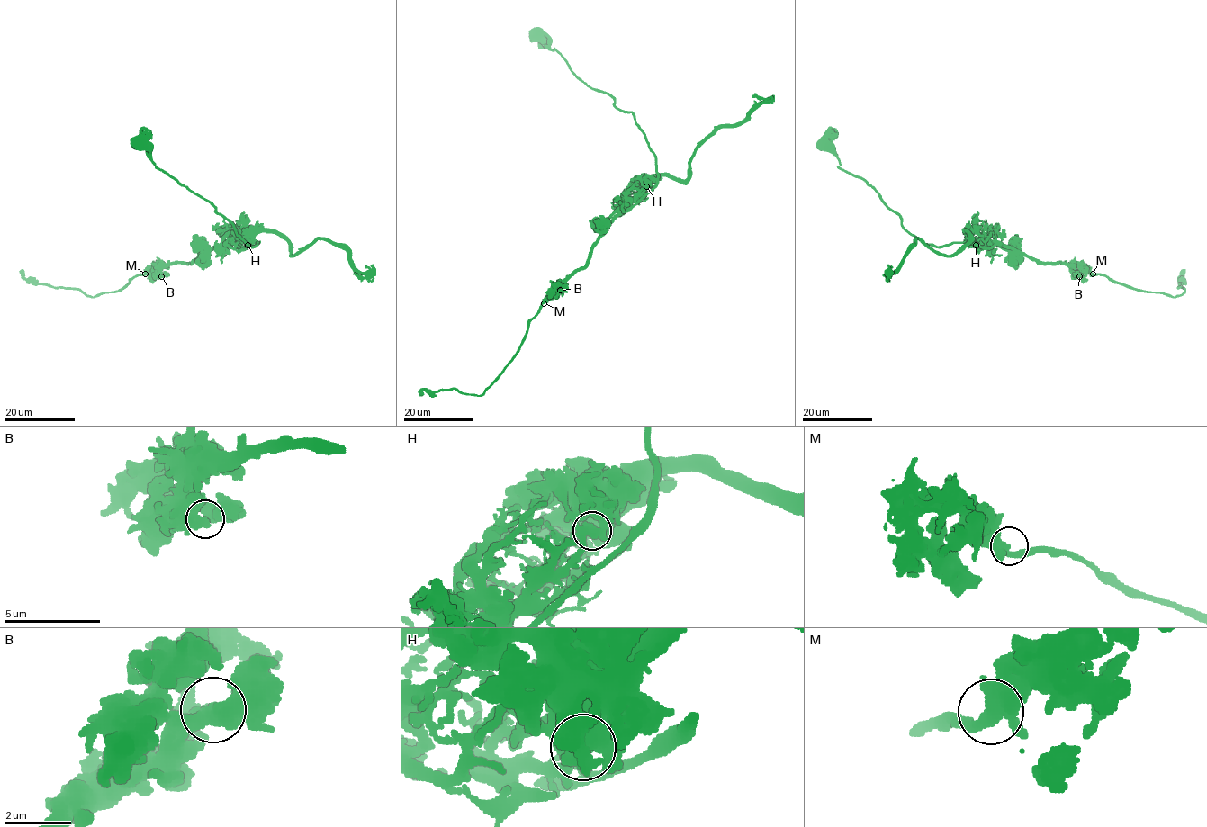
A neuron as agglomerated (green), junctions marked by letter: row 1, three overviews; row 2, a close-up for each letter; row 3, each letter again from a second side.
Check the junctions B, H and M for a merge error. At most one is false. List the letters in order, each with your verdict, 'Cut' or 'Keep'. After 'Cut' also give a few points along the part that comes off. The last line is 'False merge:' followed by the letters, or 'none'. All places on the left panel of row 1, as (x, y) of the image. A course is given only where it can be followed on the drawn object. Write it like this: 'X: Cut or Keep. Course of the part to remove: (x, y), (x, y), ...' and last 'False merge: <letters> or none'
B: Keep
H: Cut. Course of the part to remove: (247, 244), (222, 242), (193, 263), (152, 265), (121, 290), (94, 297), (74, 288), (28, 282), (22, 270)
M: Keep
False merge: H

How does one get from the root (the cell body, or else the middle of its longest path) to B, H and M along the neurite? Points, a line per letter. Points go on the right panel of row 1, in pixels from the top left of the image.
B: (824, 142), (837, 166), (869, 184), (922, 241), (1002, 242), (1042, 263), (1076, 265), (1079, 276)
H: (824, 142), (834, 147), (837, 166), (869, 184), (922, 241), (977, 244)
M: (824, 142), (838, 166), (861, 177), (927, 244), (1002, 242), (1093, 274)

